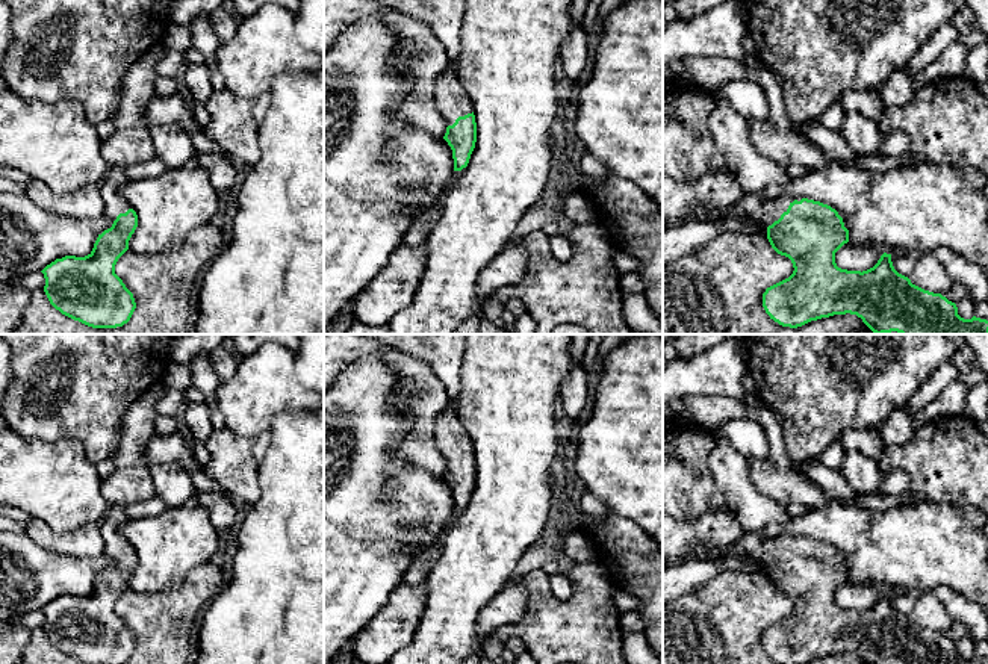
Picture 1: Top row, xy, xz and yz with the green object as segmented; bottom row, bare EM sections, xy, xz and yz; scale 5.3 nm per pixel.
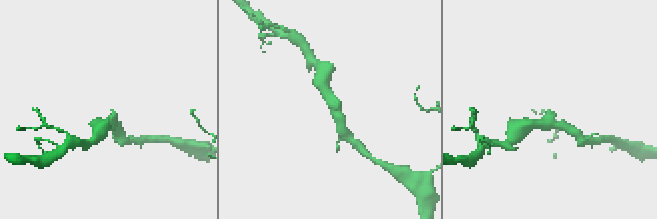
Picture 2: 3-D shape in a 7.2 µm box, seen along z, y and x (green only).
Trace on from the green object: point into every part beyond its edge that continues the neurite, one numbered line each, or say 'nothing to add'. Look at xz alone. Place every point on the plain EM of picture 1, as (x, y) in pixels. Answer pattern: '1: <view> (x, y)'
1: xz (450, 437)

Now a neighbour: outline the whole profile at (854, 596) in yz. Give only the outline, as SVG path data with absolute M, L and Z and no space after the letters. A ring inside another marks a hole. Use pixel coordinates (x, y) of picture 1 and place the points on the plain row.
M847 581L835 591L835 602L841 608L862 611L873 607L882 593L876 585Z

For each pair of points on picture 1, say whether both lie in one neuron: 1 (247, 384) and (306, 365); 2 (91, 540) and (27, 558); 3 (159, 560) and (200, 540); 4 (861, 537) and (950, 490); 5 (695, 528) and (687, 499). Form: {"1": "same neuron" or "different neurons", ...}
{"1": "different neurons", "2": "different neurons", "3": "same neuron", "4": "different neurons", "5": "different neurons"}

